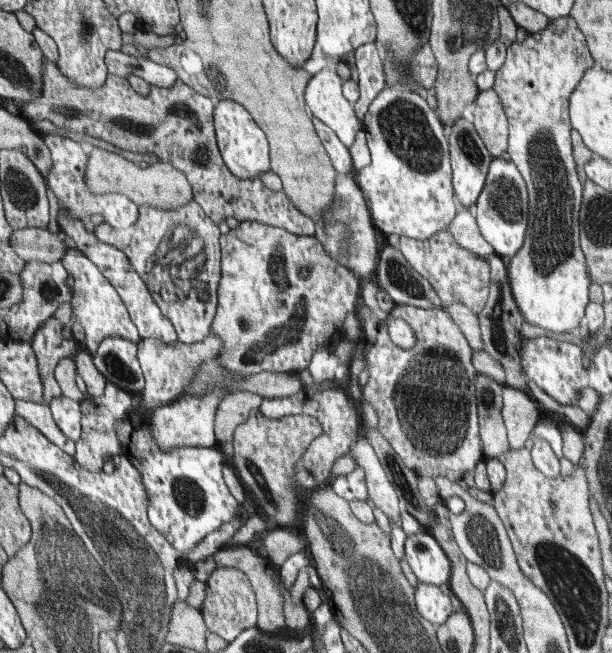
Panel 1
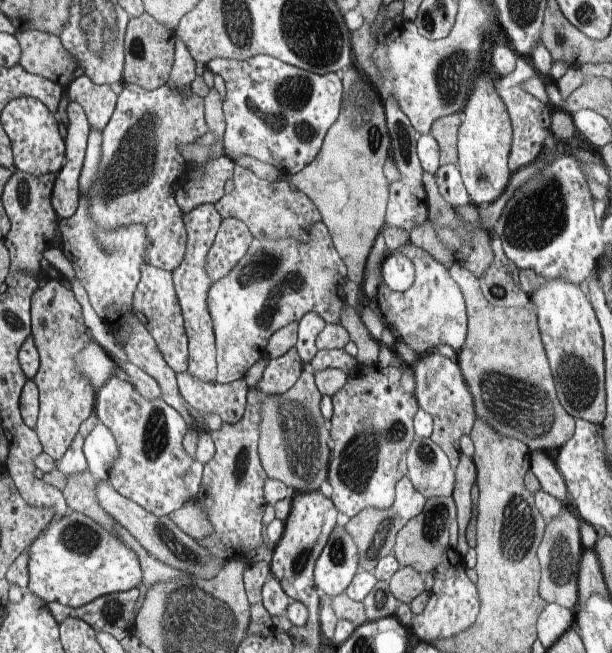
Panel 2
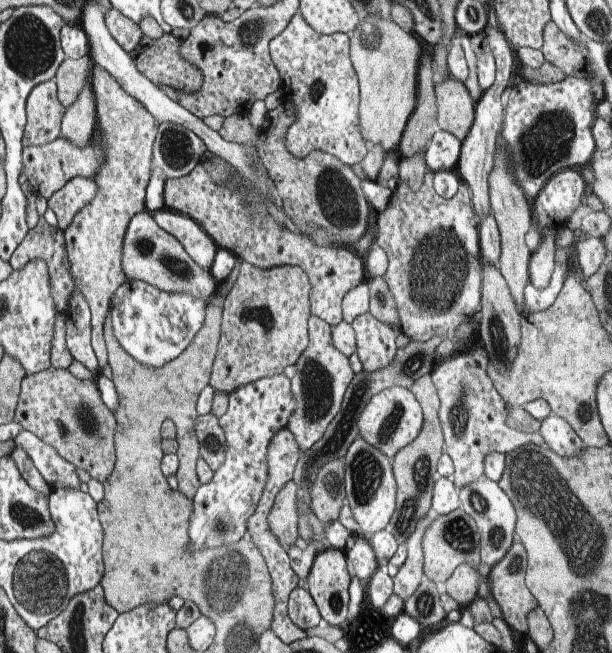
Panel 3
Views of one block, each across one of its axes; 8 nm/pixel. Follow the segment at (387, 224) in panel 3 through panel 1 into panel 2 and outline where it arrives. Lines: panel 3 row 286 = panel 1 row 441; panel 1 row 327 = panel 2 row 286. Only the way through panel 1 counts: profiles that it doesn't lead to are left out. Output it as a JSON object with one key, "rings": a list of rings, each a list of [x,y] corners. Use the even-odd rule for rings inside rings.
{"rings":[[[411,241],[391,252],[405,254],[414,262],[416,278],[414,284],[404,292],[396,292],[386,284],[380,284],[376,300],[389,328],[396,328],[399,340],[408,344],[420,356],[426,355],[440,344],[451,346],[458,353],[466,342],[468,318],[464,294],[449,275],[449,269],[434,260],[426,250],[414,246]]]}

